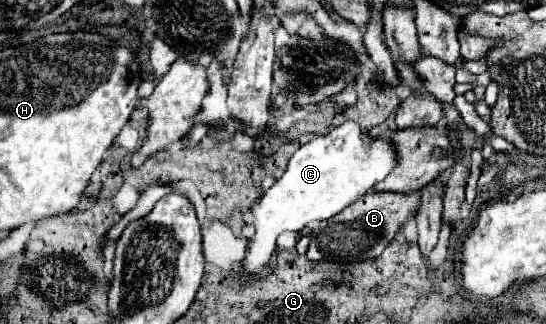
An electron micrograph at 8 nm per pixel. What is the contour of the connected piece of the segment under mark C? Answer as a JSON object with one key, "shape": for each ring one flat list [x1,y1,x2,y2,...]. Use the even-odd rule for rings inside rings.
{"shape":[[347,120,327,134,303,144,289,160,285,174,261,196,257,208,251,208,255,220,255,236,249,242,249,254,243,262,247,274,259,274,269,262,277,236,281,232,299,232,309,222,329,220,343,208,371,192,373,186,397,166,397,148,389,138,369,136,357,122]]}

